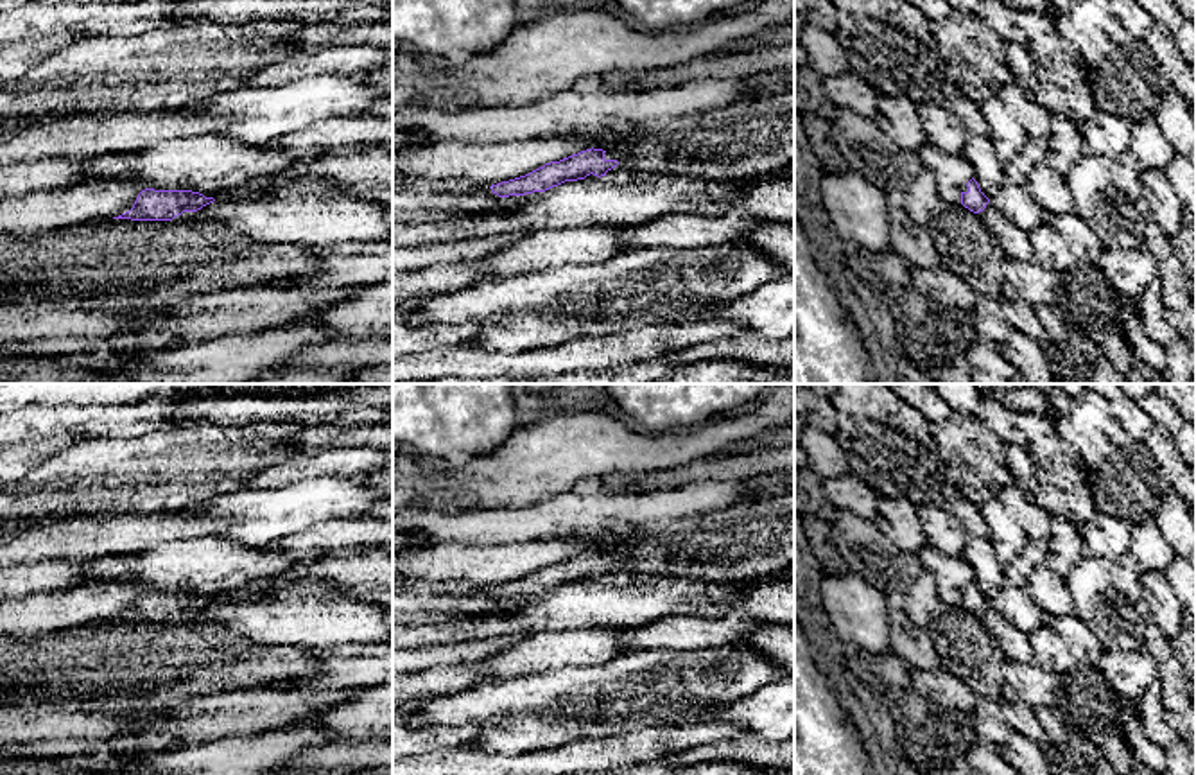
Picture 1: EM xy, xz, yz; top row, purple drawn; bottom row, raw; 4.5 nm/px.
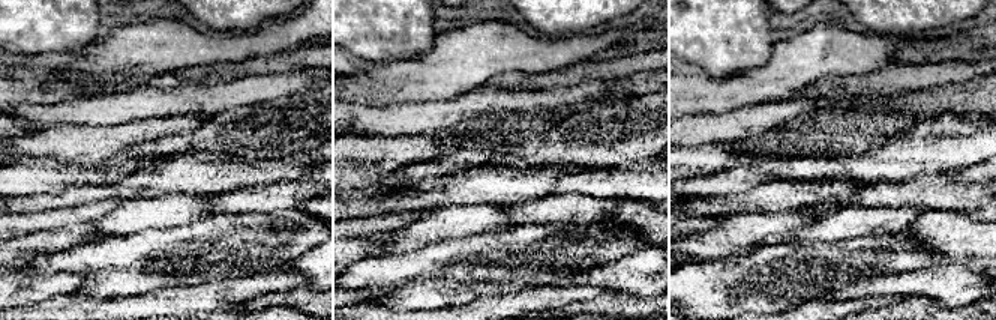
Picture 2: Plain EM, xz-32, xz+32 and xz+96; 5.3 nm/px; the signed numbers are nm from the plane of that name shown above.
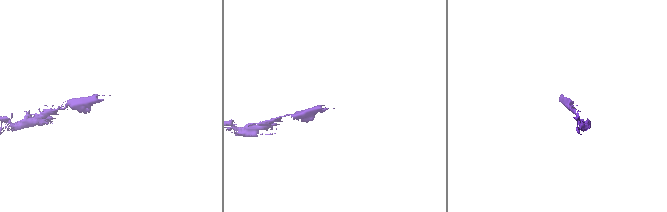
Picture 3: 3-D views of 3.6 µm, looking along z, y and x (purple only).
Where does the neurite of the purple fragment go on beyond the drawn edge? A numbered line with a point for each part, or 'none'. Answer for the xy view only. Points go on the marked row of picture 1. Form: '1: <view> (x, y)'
1: xy (309, 212)

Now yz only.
1: yz (1015, 243)

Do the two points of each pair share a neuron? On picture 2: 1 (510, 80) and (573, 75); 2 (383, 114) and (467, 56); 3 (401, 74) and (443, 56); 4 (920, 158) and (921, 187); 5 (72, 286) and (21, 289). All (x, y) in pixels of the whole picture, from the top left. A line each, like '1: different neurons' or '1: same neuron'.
1: same neuron
2: different neurons
3: same neuron
4: different neurons
5: same neuron

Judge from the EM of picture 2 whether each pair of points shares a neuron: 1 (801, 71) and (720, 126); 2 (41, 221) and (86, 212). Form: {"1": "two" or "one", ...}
{"1": "two", "2": "one"}

